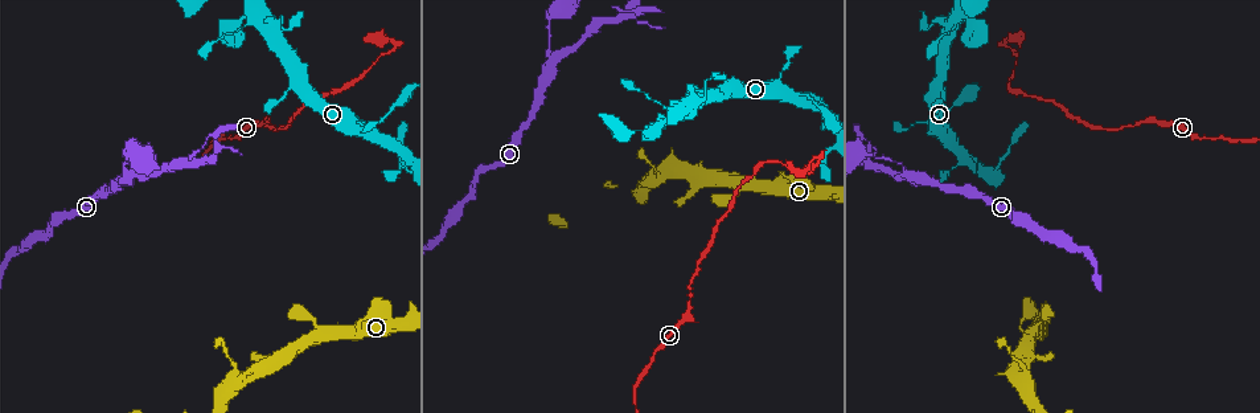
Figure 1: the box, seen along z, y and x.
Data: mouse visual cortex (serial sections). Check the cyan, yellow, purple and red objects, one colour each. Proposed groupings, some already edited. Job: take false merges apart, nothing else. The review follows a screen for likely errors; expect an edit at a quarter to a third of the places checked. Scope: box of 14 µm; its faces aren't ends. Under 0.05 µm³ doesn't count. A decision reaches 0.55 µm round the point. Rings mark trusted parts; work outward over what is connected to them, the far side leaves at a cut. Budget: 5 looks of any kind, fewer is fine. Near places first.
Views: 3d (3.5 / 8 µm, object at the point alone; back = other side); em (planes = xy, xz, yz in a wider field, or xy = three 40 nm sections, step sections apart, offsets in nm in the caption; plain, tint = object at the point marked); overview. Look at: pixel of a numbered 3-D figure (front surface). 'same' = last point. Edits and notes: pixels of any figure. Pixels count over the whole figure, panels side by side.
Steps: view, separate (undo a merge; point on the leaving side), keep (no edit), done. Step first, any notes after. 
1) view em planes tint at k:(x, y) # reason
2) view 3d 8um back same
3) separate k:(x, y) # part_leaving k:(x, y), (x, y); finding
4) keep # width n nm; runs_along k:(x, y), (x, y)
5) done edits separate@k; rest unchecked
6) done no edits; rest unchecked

view 3d 3.5um at 1:(909, 174) # arms part here

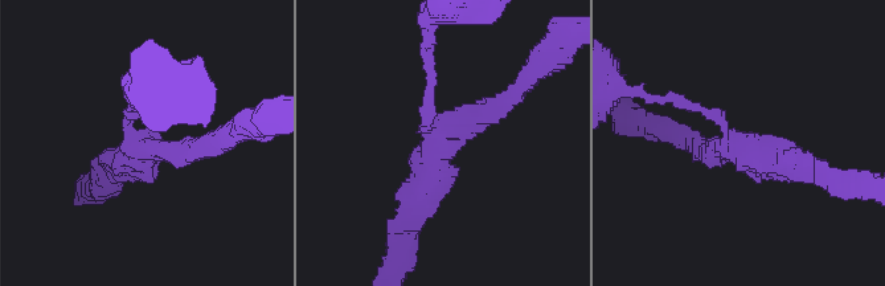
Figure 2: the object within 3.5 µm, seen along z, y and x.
view em planes tint at 2:(437, 143) # arms 3; arm_widths 150, 250, 400 nm

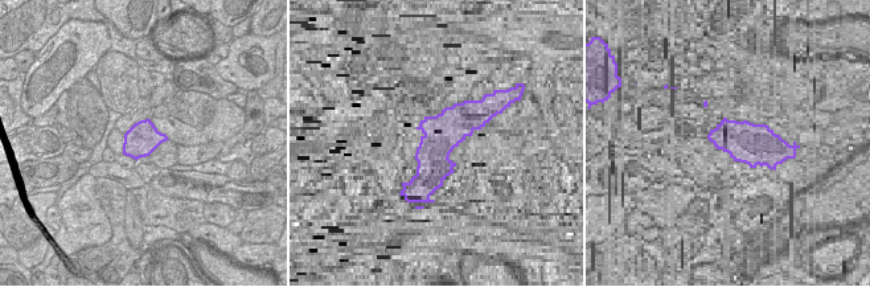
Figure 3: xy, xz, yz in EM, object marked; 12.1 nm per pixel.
keep # runs_along 2:(811, 171), (680, 102); one cell here

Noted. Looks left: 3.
view 3d 8um at 1:(638, 22) # narrows sharply

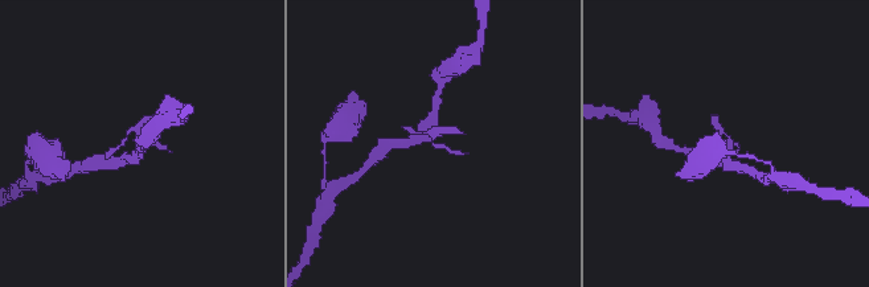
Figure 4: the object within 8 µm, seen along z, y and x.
view 3d 3.5um back at 4:(434, 144)

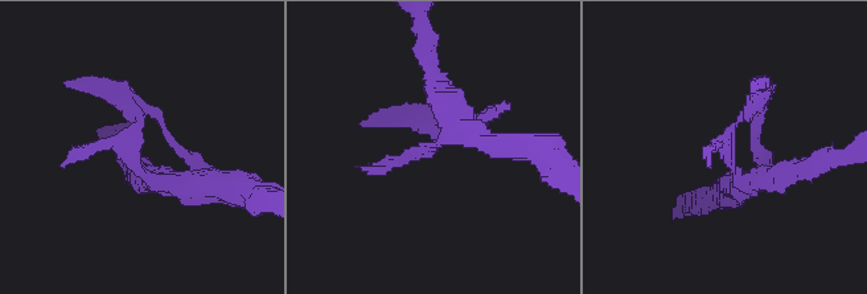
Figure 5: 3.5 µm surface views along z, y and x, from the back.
view em planes tint at 5:(430, 150) # need the tissue

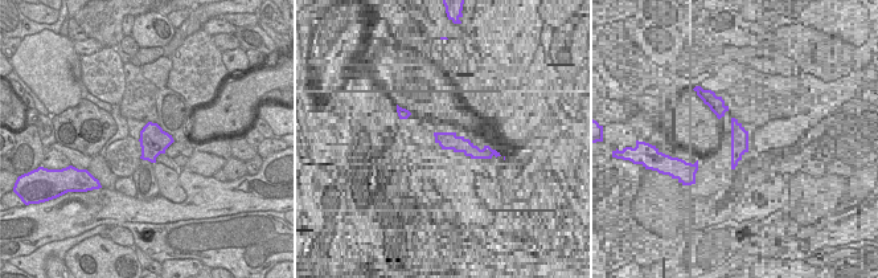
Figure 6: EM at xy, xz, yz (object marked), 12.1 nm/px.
separate 5:(756, 154) # part_leaving 5:(730, 131), (757, 94), (753, 78); two cells meet here

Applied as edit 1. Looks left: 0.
done edits separate@5; rest unchecked

